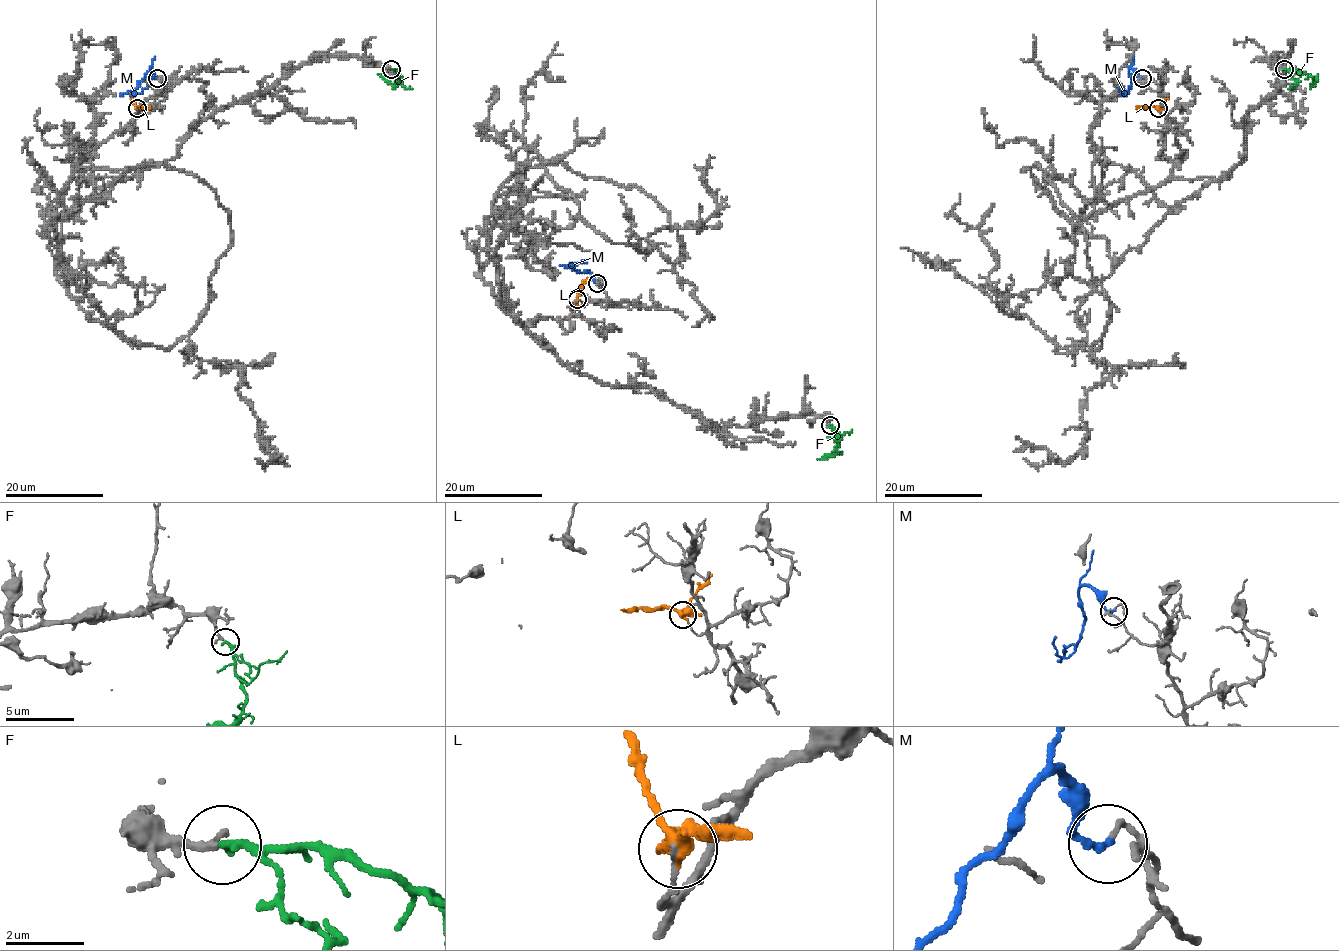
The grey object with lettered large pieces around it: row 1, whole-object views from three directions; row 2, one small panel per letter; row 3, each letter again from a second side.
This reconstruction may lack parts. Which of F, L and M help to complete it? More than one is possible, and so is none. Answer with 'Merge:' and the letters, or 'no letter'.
Merge: F

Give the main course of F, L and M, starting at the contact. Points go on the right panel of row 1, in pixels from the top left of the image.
F: (1284, 69), (1304, 72), (1312, 78), (1313, 84), (1317, 73)
L: (1157, 109), (1135, 106)
M: (1141, 78), (1130, 69), (1132, 82), (1127, 93), (1122, 94), (1121, 87)

